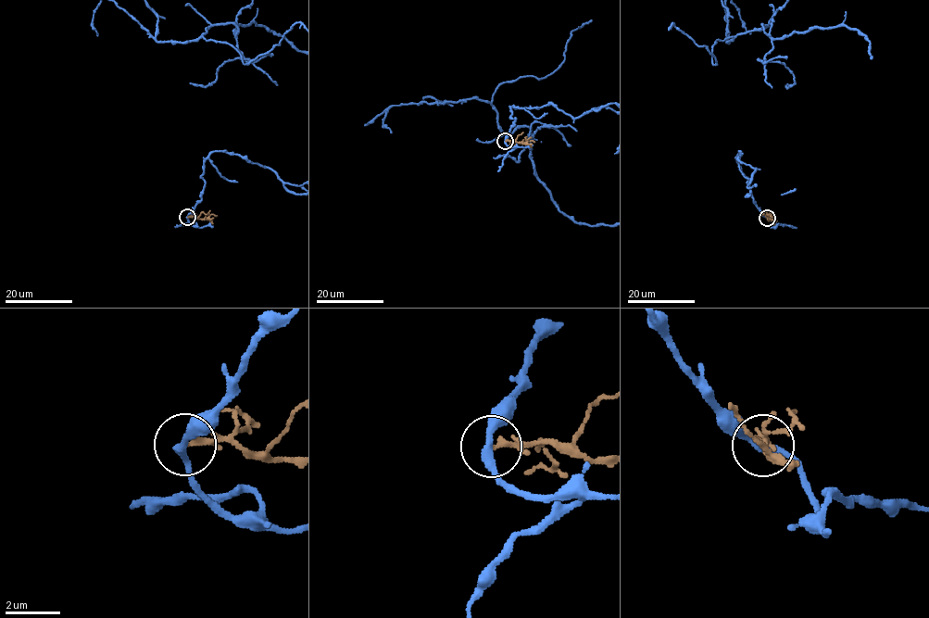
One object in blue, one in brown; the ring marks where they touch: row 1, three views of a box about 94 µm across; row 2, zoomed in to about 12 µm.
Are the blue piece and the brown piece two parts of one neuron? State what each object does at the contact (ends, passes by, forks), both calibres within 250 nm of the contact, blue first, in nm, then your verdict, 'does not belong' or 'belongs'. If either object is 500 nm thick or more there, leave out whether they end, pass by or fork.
blue passes by; brown ends; calibres 280 and 200 nm; does not belong

